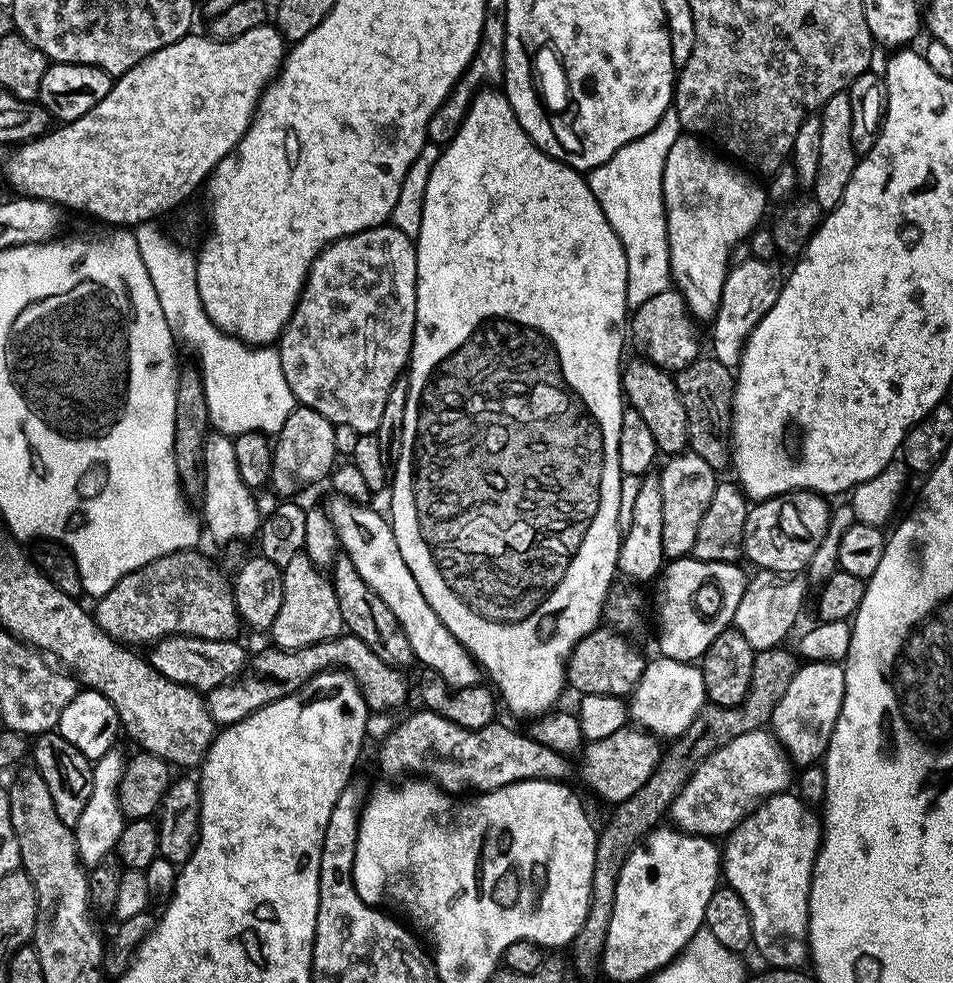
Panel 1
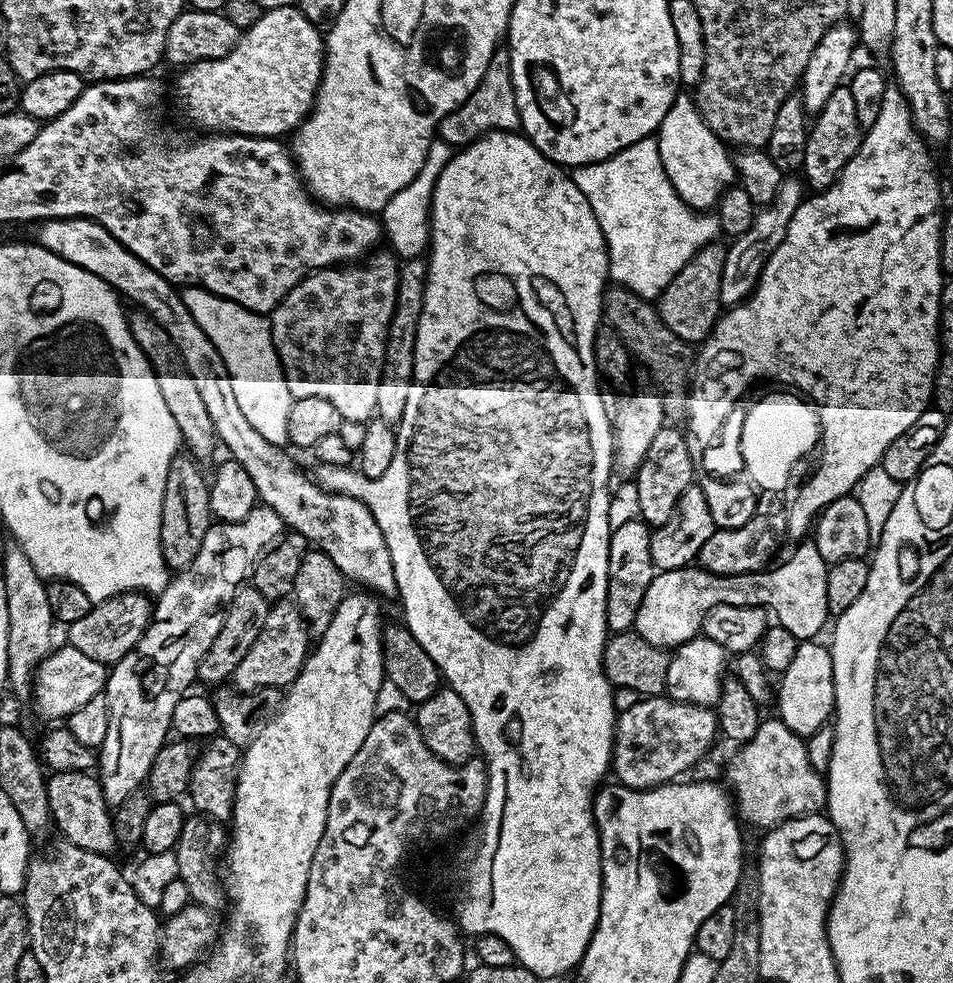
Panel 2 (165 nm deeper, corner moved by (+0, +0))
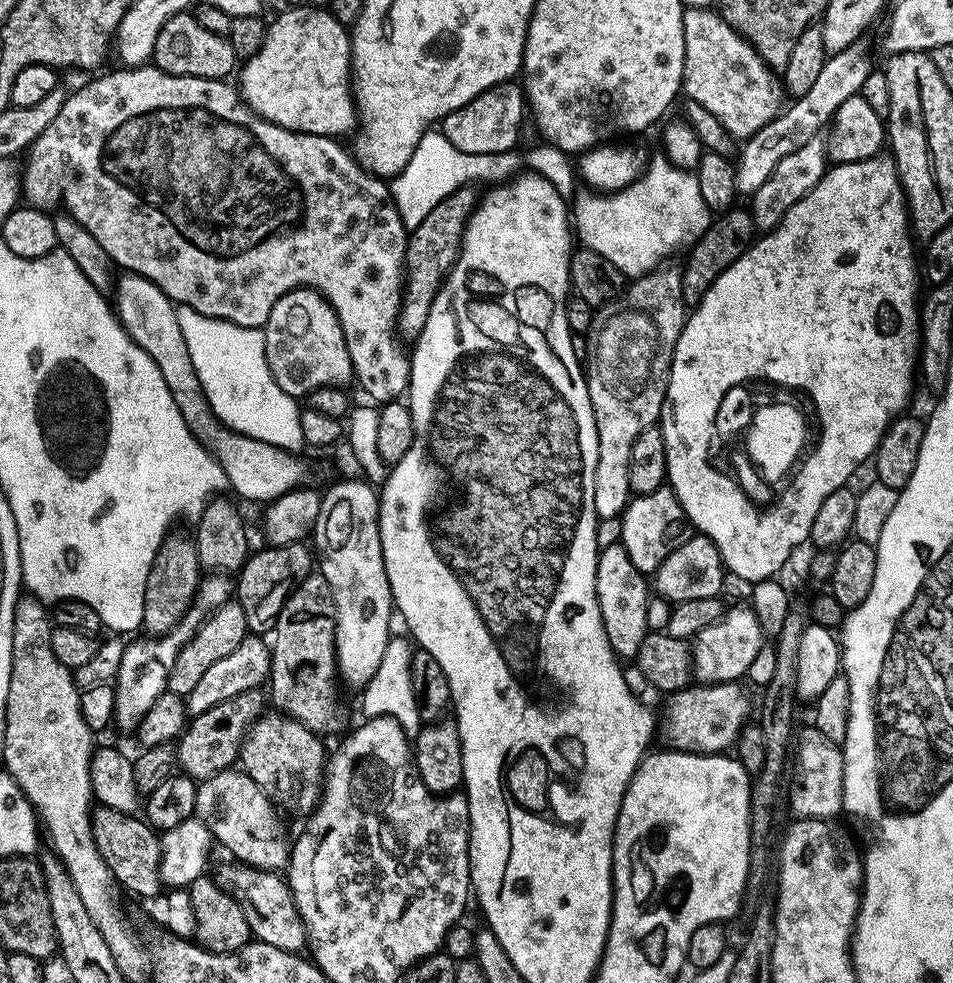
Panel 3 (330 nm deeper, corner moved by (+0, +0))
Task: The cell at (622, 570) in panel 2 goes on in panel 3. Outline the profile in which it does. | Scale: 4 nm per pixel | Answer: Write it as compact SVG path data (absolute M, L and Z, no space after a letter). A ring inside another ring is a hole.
M615 542L599 553L596 562L596 597L600 607L600 617L606 630L606 638L617 657L635 657L638 646L642 646L650 631L648 627L648 602L650 584L645 573L639 572L628 557L623 543Z

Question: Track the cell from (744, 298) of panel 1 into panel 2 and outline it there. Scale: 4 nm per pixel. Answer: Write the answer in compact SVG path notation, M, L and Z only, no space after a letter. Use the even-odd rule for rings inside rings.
M785 178L780 183L778 194L769 204L763 205L755 213L753 225L727 245L728 253L724 259L724 269L722 270L721 305L735 306L742 304L752 295L757 282L760 281L760 275L768 258L774 254L774 250L778 250L778 246L782 246L782 242L786 238L786 230L790 226L790 218L794 214L794 210L798 210L798 206L805 199L805 181L800 178Z

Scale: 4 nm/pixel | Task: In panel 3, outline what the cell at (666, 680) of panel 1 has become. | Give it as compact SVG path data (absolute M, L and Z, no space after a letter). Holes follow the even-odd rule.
M731 612L722 616L719 623L697 632L694 637L690 648L690 668L695 679L697 676L701 680L701 685L730 684L747 677L750 662L754 662L754 654L758 654L762 647L762 633L755 612Z

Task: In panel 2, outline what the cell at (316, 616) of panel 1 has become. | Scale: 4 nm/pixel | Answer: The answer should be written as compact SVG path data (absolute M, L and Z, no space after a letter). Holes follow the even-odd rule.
M291 599L277 600L269 607L266 622L262 626L258 638L254 638L254 646L250 646L250 650L246 650L246 658L242 658L242 662L238 662L238 666L232 672L231 683L237 692L255 692L257 688L287 689L298 678L305 660L308 659L309 651L310 629L308 623L304 621L304 615Z

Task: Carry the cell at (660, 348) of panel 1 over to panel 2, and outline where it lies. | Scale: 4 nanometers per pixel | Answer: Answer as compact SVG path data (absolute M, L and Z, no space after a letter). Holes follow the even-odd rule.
M723 243L707 244L666 286L664 293L658 298L658 311L662 322L668 329L689 345L696 346L708 339L716 327L716 321L722 312L720 291L722 290L722 270L724 259L728 253Z

